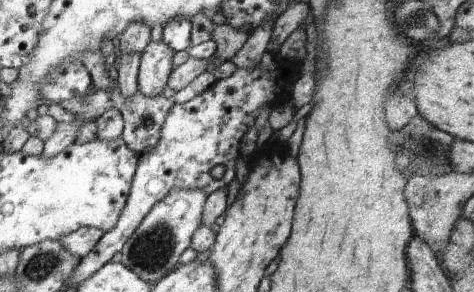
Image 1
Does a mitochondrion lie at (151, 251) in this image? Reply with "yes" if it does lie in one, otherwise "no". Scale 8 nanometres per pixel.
yes

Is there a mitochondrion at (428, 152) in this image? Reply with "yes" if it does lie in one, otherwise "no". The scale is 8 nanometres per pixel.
yes

